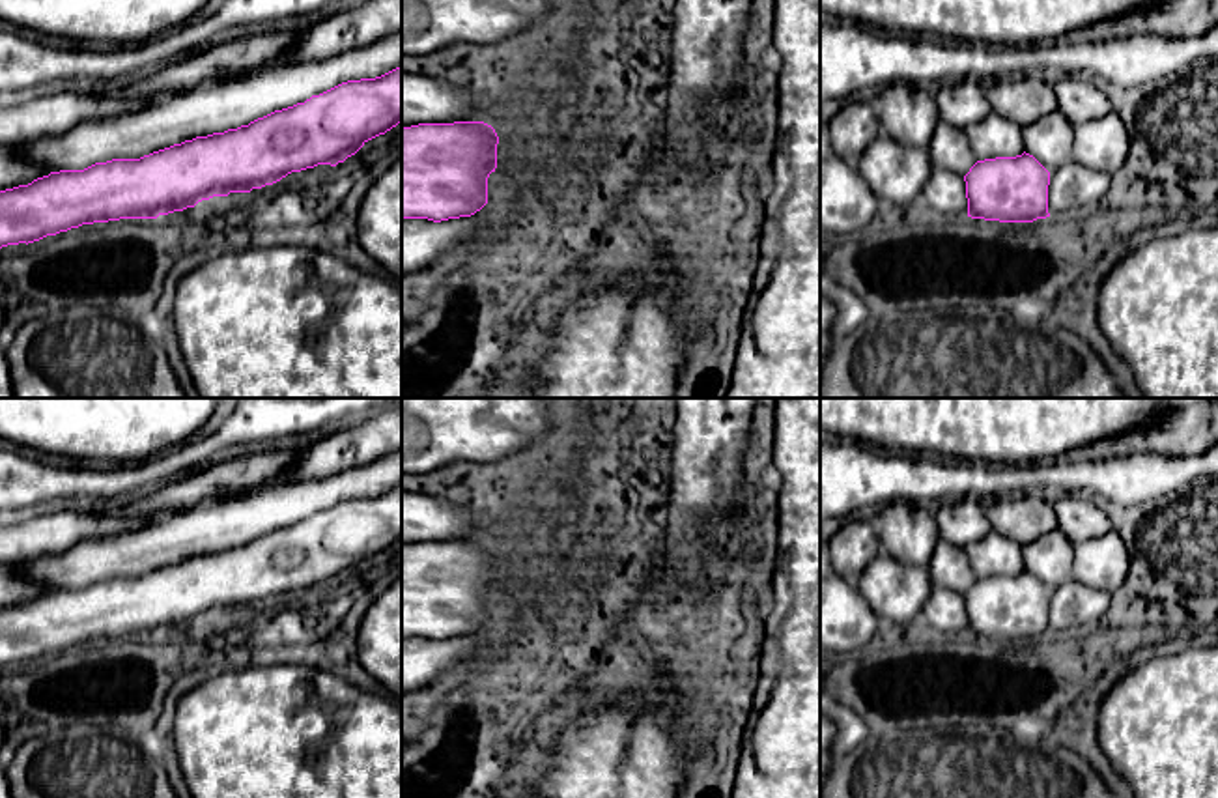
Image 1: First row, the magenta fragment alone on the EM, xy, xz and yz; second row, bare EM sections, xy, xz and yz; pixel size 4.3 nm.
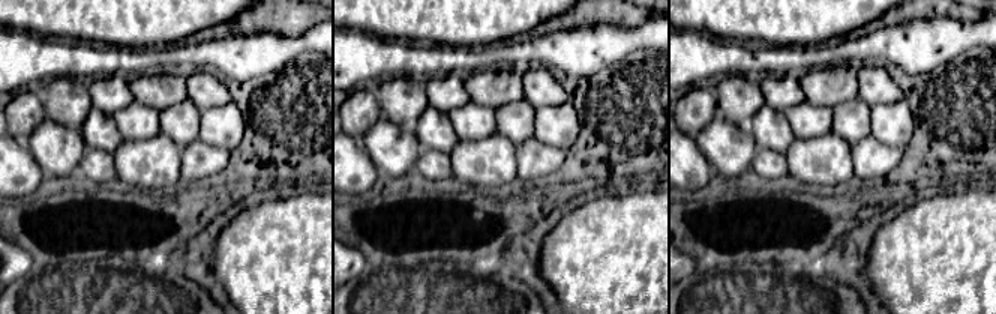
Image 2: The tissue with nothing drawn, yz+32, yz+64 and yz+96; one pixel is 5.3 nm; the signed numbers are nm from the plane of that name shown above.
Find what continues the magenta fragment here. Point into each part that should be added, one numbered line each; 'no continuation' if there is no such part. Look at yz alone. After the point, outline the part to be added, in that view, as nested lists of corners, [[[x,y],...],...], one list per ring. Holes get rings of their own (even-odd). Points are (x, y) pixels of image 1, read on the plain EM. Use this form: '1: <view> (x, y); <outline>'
no continuation

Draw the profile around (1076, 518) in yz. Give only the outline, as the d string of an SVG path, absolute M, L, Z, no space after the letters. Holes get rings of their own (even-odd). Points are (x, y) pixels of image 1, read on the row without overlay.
M1067 493L1054 503L1054 520L1061 534L1072 544L1095 540L1113 529L1112 520L1095 503Z

